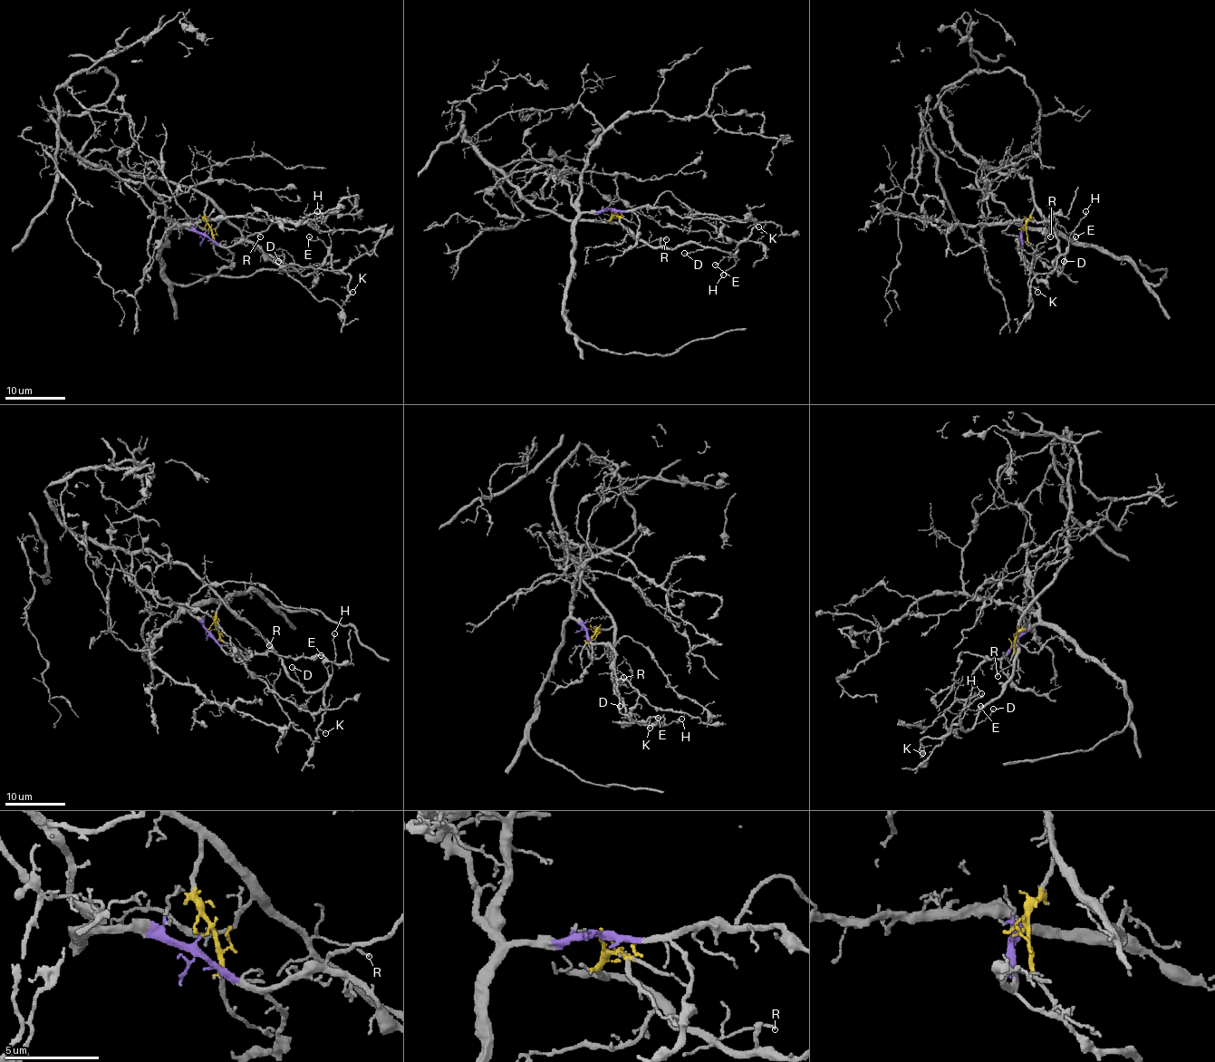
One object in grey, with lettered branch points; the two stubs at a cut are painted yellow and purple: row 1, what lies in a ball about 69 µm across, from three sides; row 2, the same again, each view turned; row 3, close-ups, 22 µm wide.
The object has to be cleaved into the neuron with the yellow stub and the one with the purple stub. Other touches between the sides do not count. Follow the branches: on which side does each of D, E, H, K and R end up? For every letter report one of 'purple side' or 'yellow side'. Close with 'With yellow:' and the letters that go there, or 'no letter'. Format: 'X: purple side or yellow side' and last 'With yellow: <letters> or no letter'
D: yellow side
E: yellow side
H: yellow side
K: yellow side
R: yellow side
With yellow: D, E, H, K, R

